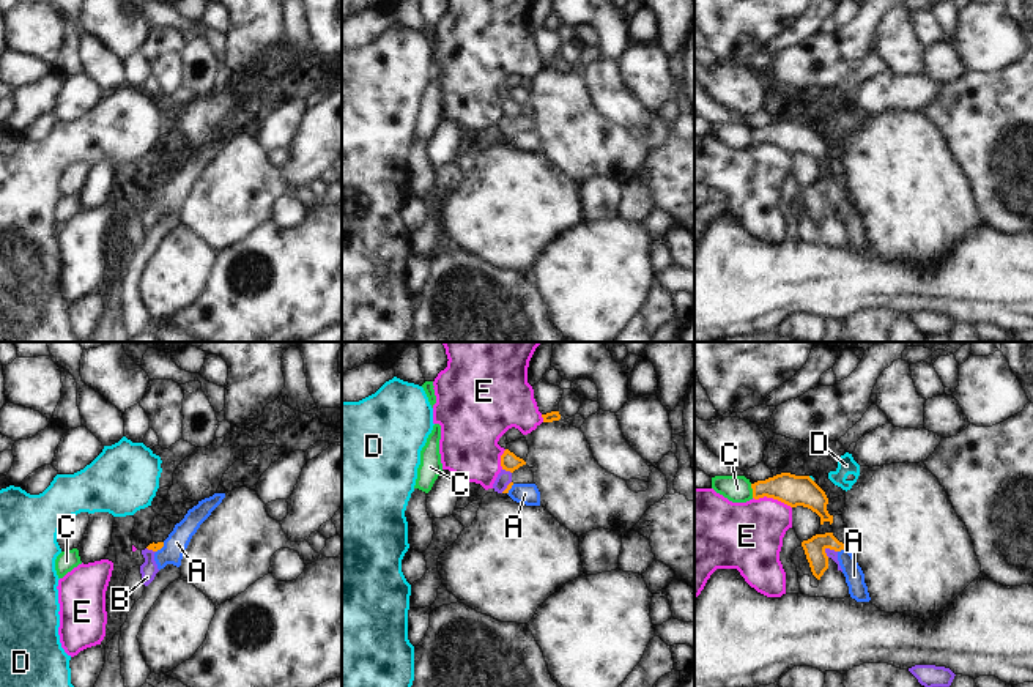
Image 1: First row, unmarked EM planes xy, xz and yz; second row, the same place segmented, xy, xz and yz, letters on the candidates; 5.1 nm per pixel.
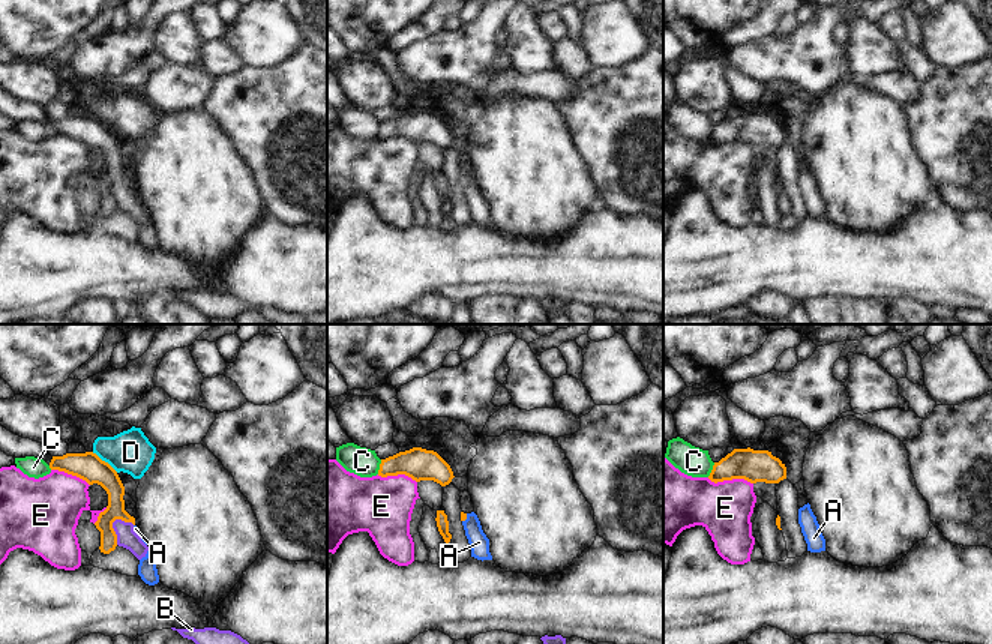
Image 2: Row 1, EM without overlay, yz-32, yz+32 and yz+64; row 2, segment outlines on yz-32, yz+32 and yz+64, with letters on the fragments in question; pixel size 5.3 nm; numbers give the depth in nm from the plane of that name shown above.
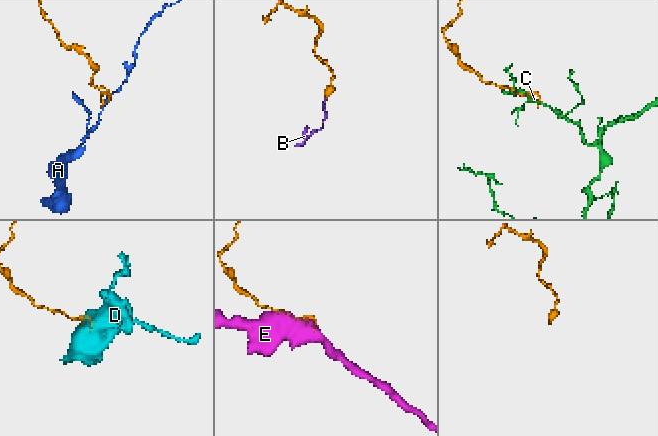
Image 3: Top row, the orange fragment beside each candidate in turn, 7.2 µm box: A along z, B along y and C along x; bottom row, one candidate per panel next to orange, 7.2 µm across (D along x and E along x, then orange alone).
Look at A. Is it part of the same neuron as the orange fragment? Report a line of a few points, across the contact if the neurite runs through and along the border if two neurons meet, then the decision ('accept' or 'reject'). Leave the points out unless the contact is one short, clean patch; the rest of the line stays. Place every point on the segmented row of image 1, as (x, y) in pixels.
yz (846, 547), (838, 552) | reject

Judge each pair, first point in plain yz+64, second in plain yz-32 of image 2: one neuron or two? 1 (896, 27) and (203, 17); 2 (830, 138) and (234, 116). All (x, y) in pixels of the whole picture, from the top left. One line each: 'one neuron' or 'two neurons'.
1: one neuron
2: two neurons

